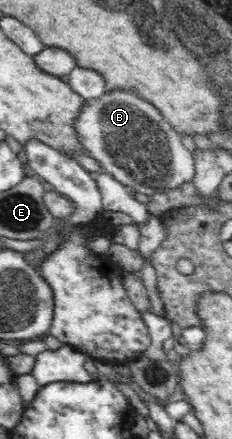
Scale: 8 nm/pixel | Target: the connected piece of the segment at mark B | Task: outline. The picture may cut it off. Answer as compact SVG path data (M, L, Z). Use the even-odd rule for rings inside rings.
M123 89L104 93L98 99L86 101L75 124L83 145L89 149L88 154L104 171L136 192L160 196L168 189L193 181L192 153L184 147L174 126L164 121L158 109L142 101L142 97L125 93Z

